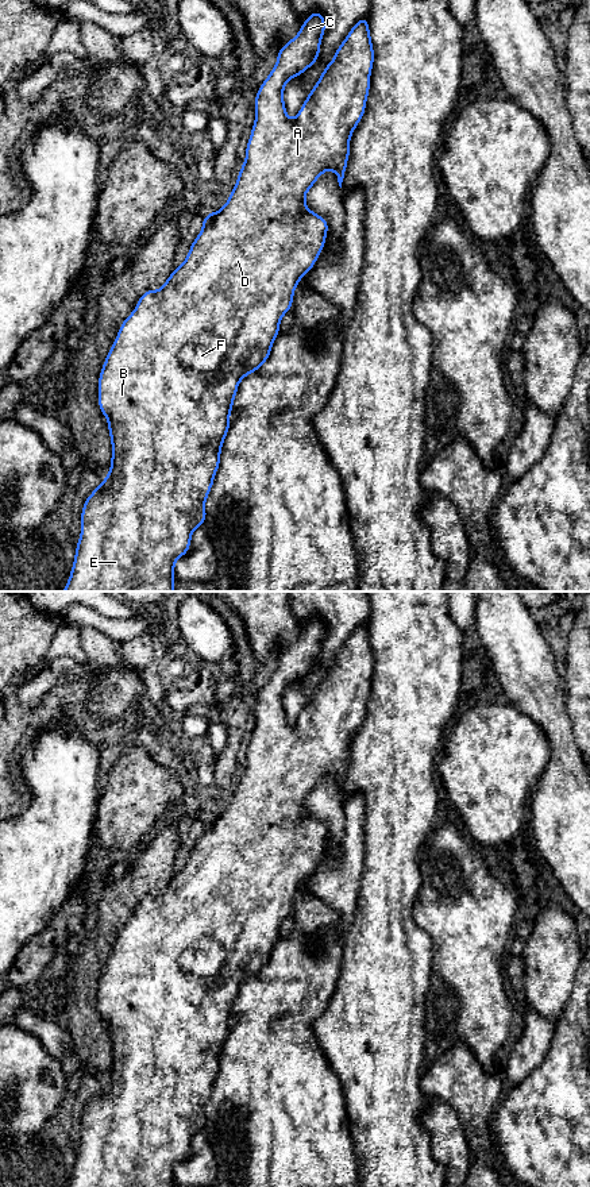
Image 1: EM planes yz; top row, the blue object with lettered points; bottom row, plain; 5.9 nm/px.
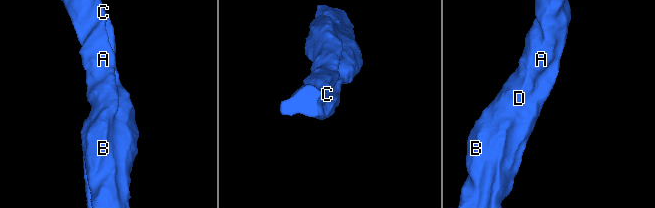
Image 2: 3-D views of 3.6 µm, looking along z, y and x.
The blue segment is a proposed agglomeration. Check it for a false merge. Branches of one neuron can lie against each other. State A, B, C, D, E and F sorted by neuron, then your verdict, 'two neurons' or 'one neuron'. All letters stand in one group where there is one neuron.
A B C D E F | one neuron

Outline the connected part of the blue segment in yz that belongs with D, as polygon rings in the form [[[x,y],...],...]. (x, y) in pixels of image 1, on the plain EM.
[[[315,616],[302,628],[298,639],[279,654],[277,670],[258,694],[254,709],[255,728],[247,747],[246,766],[242,770],[236,790],[231,795],[228,806],[220,816],[207,818],[203,824],[203,836],[193,845],[184,868],[173,875],[171,880],[159,895],[146,895],[139,903],[134,917],[120,930],[99,983],[99,1011],[108,1024],[112,1047],[112,1068],[105,1086],[99,1088],[84,1107],[81,1141],[77,1148],[76,1161],[68,1187],[174,1187],[174,1168],[180,1161],[186,1160],[193,1136],[201,1132],[207,1124],[204,1107],[209,1101],[215,1079],[220,1070],[220,1056],[230,1034],[230,1018],[238,998],[238,988],[250,978],[257,976],[271,959],[273,947],[281,937],[279,926],[282,921],[292,914],[294,894],[298,886],[311,876],[324,853],[328,826],[306,813],[305,798],[328,774],[336,778],[339,791],[342,793],[347,764],[350,762],[350,743],[366,714],[374,655],[370,643],[369,624],[363,623],[354,629],[347,643],[338,652],[333,664],[327,670],[317,689],[312,693],[297,722],[294,725],[288,722],[282,701],[285,689],[292,682],[301,681],[317,666],[324,637],[325,624],[321,617]]]

